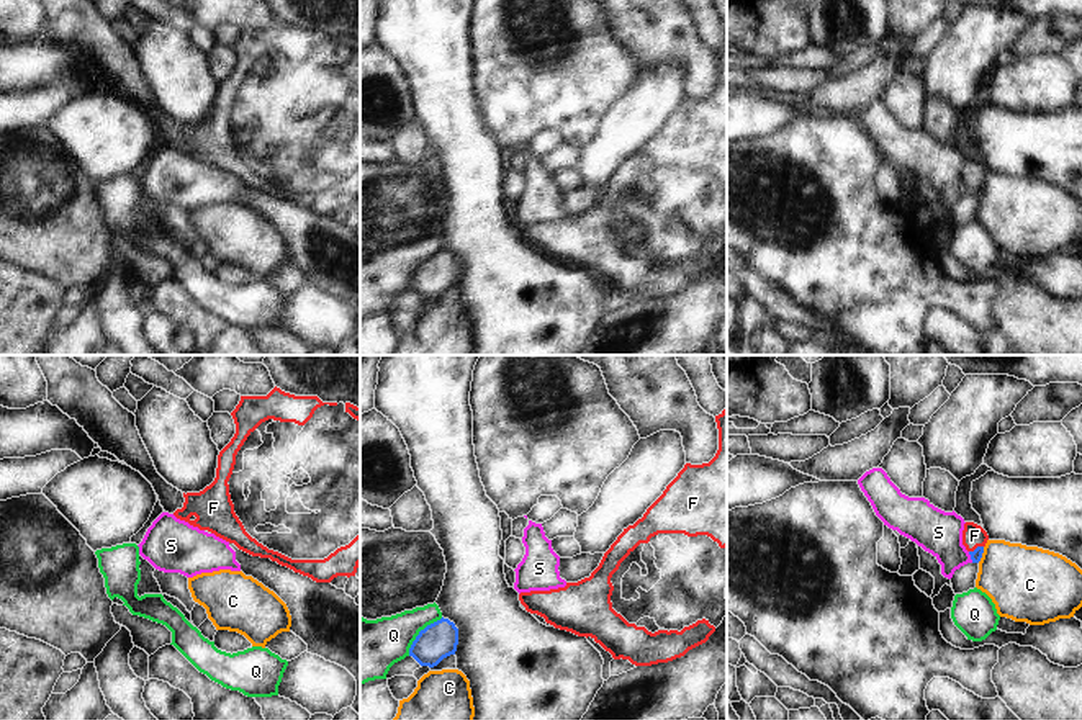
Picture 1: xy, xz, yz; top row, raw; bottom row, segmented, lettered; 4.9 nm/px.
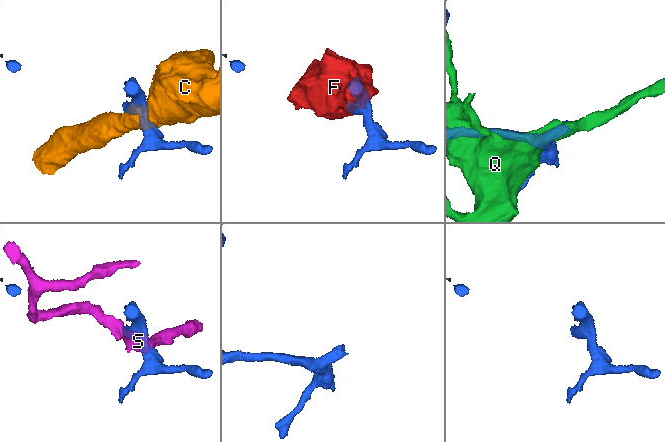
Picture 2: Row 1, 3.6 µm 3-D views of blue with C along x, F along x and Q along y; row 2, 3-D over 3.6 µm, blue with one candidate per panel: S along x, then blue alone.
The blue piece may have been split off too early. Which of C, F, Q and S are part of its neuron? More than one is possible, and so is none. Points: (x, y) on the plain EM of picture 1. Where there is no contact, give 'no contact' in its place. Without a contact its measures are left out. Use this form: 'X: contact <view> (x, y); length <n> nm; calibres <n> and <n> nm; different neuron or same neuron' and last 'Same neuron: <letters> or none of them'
C: contact yz (981, 188); length 90 nm; calibres 60 and 360 nm; different neuron
F: contact yz (978, 180); length 80 nm; calibres 60 and 110 nm; same neuron
Q: contact xz (419, 265); length 260 nm; calibres 180 and 280 nm; different neuron
S: contact yz (971, 190); length 60 nm; calibres 60 and 220 nm; different neuron
Same neuron: F

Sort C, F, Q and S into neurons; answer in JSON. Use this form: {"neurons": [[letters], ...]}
{"neurons": [["C"], ["F"], ["Q"], ["S"]]}

